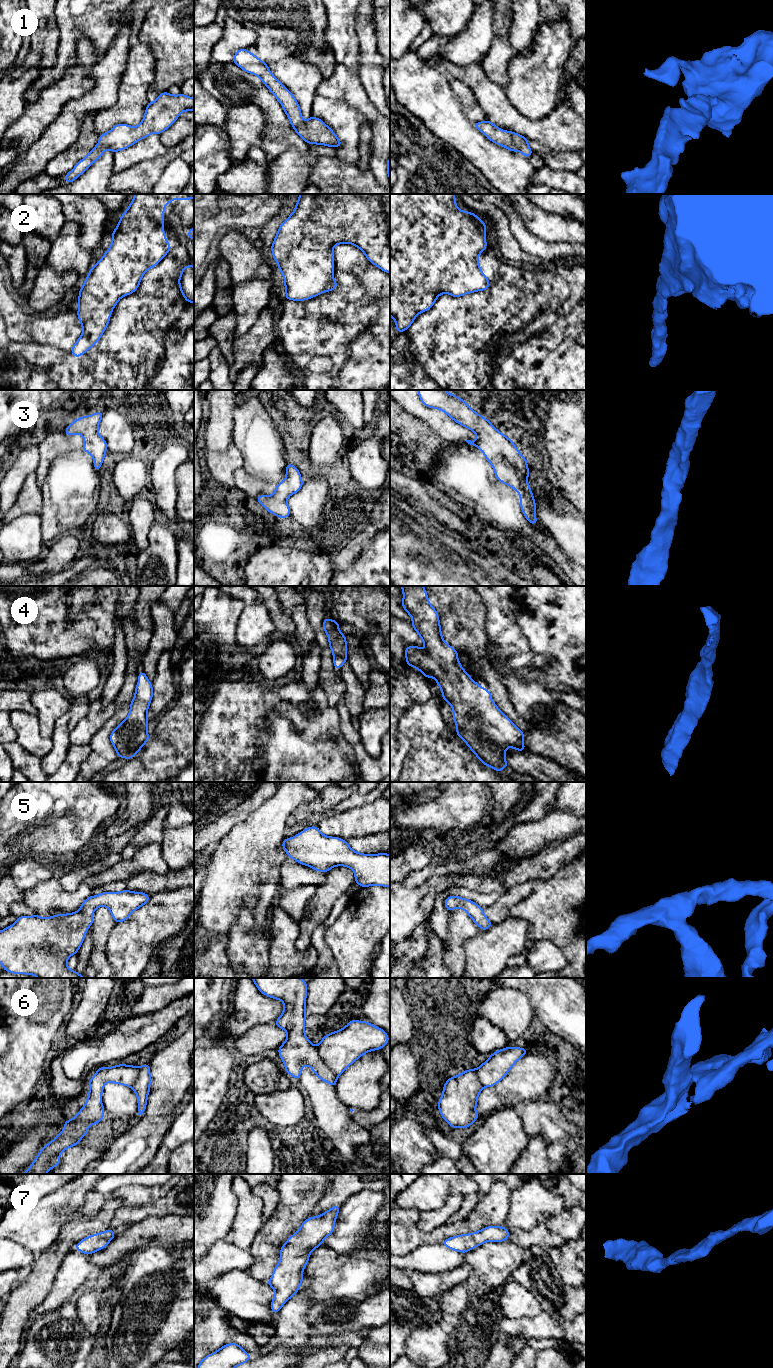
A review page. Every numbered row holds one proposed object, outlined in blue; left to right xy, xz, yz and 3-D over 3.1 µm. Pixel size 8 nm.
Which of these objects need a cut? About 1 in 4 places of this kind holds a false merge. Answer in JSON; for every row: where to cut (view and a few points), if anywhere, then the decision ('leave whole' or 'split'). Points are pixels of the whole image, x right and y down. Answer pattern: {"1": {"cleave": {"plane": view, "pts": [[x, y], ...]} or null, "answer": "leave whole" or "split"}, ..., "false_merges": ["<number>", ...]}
{"1": {"cleave": null, "answer": "leave whole"}, "2": {"cleave": null, "answer": "leave whole"}, "3": {"cleave": null, "answer": "leave whole"}, "4": {"cleave": null, "answer": "leave whole"}, "5": {"cleave": null, "answer": "leave whole"}, "6": {"cleave": null, "answer": "leave whole"}, "7": {"cleave": null, "answer": "leave whole"}, "false_merges": []}

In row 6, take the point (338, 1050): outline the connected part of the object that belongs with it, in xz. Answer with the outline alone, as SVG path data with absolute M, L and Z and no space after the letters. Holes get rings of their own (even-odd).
M251 978L264 995L281 1000L284 1011L275 1025L287 1032L286 1041L278 1048L279 1056L284 1062L285 1071L296 1080L301 1076L302 1067L308 1065L319 1079L335 1087L339 1075L359 1057L372 1050L380 1050L389 1042L387 1033L368 1021L351 1020L341 1030L331 1032L323 1037L317 1046L313 1046L305 1036L307 983L301 978Z

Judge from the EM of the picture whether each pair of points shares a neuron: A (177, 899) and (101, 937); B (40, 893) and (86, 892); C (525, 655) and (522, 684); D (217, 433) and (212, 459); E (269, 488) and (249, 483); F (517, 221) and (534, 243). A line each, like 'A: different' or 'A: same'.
A: different
B: same
C: different
D: different
E: same
F: same

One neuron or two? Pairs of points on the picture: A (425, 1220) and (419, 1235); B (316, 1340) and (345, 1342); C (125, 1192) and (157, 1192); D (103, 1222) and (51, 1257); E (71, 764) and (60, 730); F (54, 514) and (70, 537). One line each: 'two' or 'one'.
A: two
B: one
C: one
D: one
E: two
F: two

